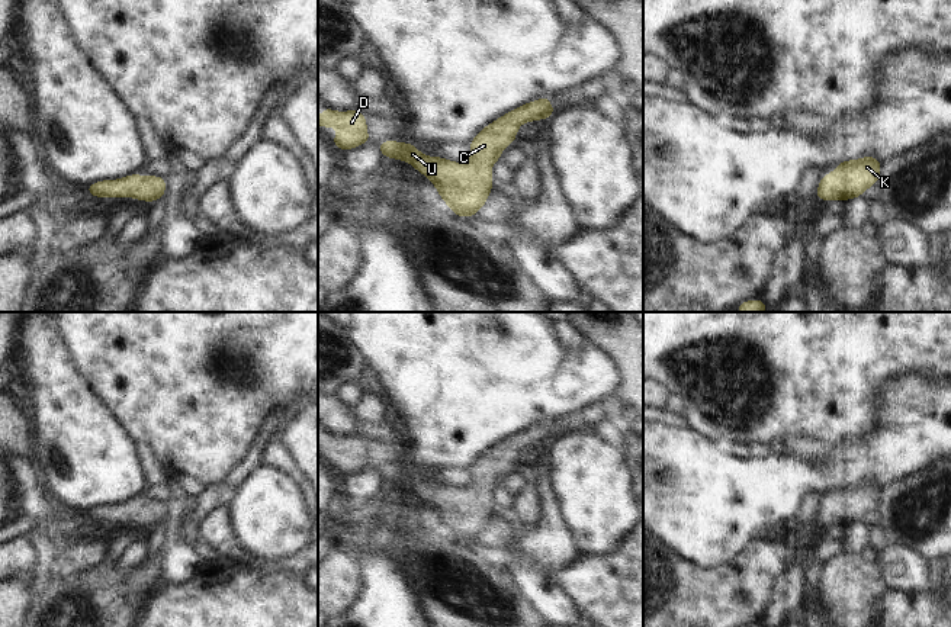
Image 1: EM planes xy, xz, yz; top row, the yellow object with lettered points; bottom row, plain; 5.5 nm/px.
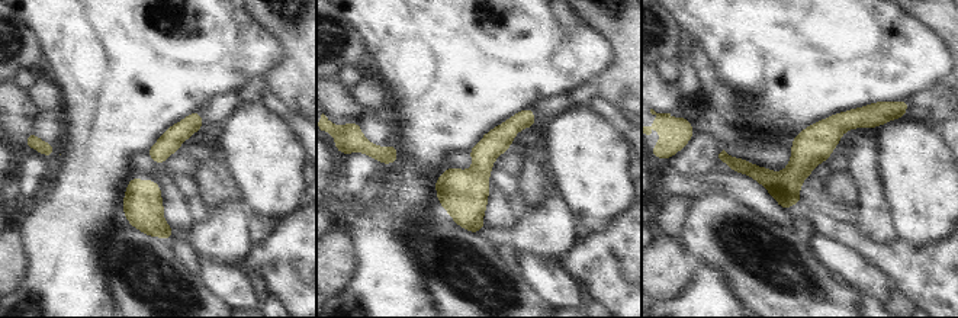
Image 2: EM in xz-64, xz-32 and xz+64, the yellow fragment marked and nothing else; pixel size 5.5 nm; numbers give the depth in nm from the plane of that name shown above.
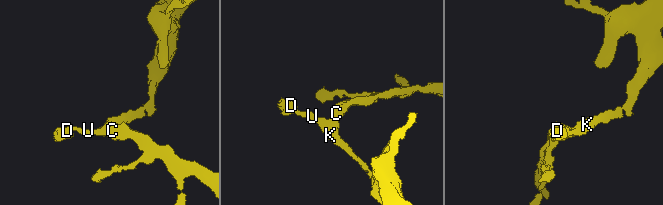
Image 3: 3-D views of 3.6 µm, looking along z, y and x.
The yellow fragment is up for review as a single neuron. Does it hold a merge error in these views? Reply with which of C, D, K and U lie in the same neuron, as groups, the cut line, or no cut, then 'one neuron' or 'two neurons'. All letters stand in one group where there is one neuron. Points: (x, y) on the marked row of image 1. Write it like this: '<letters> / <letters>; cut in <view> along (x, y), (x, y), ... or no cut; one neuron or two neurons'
C D K U; no cut; one neuron

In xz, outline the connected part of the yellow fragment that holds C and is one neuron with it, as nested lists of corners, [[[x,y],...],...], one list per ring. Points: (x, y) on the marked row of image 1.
[[[543,96],[536,102],[514,107],[511,113],[504,113],[469,142],[470,158],[465,164],[423,155],[408,141],[401,145],[395,139],[388,139],[376,142],[376,147],[382,157],[408,161],[417,171],[427,176],[441,200],[453,209],[457,218],[476,218],[476,212],[488,202],[492,190],[491,167],[510,142],[517,142],[517,129],[528,120],[547,120],[555,112],[550,97]]]

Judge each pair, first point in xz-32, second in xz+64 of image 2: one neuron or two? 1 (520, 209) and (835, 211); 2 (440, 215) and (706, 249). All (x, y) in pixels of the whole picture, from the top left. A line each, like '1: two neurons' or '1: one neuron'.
1: one neuron
2: one neuron

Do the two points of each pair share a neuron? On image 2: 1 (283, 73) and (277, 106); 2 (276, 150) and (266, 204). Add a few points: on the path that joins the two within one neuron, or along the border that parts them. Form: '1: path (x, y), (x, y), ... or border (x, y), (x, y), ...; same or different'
1: border (269, 90), (295, 112); different
2: path (267, 163), (267, 190); same

